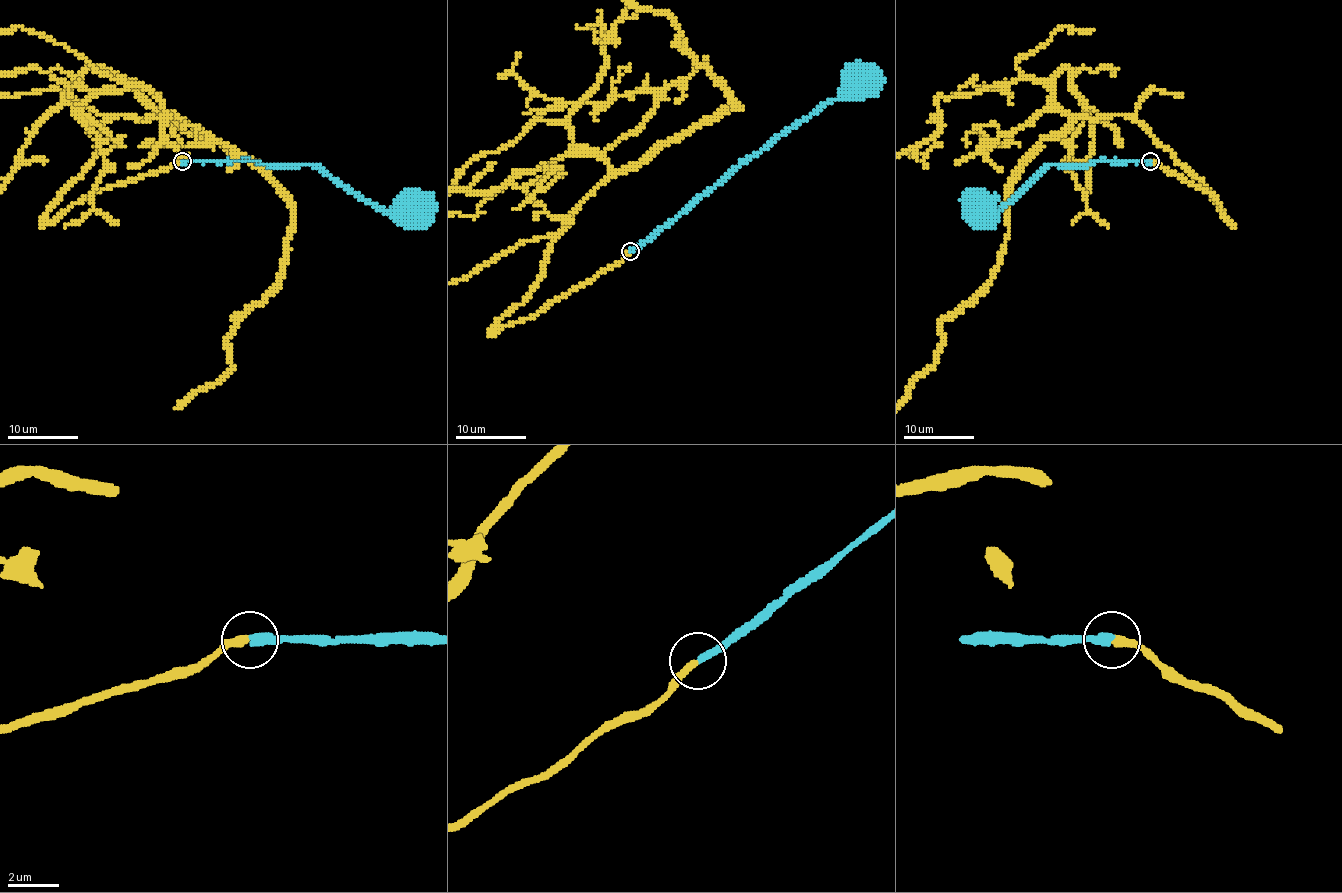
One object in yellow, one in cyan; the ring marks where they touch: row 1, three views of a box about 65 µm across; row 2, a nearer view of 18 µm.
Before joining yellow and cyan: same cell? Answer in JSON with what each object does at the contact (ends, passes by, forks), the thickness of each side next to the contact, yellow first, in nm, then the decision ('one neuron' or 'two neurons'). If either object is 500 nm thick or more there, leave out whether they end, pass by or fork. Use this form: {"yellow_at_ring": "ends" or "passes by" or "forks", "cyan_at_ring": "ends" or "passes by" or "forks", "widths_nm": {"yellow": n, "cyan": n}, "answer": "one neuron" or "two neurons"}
{"yellow_at_ring": "ends", "cyan_at_ring": "ends", "widths_nm": {"yellow": 280, "cyan": 280}, "answer": "one neuron"}

